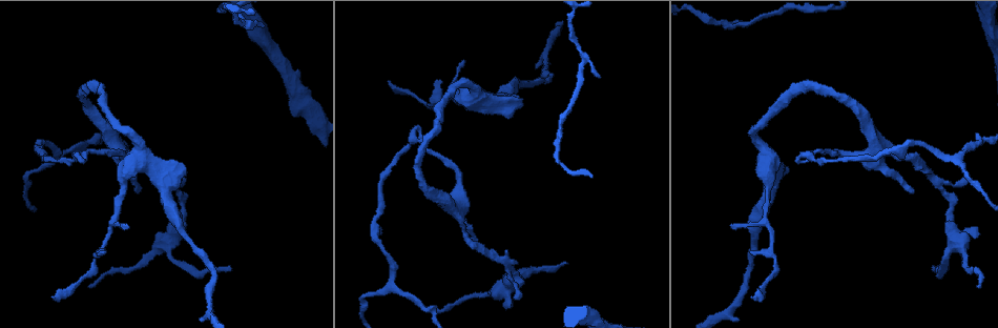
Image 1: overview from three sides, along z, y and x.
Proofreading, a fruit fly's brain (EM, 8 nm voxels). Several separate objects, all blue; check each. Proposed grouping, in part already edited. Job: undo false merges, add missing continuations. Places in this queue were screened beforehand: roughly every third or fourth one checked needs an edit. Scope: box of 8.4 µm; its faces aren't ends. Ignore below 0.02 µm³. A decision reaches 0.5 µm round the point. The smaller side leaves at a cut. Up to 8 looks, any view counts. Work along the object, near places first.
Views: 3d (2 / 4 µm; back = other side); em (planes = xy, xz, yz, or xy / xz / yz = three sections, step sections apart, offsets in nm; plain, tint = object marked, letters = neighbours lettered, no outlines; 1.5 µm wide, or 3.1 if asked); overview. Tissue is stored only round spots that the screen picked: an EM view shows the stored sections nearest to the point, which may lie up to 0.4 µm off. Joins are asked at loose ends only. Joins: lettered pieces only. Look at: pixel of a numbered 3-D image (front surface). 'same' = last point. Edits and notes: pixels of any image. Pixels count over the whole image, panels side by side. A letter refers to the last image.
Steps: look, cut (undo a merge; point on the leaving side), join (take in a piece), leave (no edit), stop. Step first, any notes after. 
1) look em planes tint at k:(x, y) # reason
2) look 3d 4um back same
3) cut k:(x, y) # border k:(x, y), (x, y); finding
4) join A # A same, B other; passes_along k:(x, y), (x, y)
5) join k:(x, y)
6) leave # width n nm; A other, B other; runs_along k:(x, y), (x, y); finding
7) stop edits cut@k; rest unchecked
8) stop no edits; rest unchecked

look 3d 4um at 1:(752, 298) # branch stops here

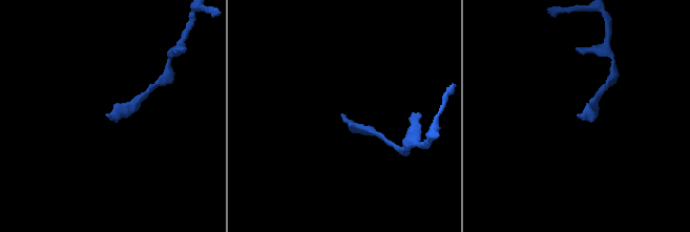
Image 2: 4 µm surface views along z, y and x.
look em xy step 8 tint at 2:(341, 115) # need the tissue

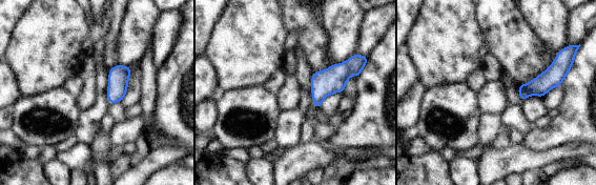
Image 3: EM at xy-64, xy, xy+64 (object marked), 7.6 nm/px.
look em planes letters same # another direction

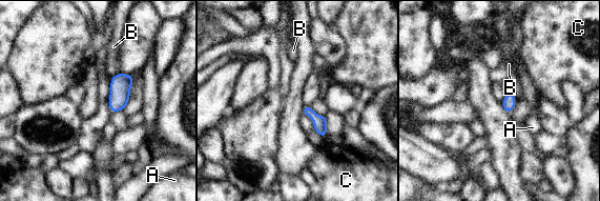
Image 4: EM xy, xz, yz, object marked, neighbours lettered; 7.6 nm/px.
leave # A other, B other, C other; border 4:(120, 72), (112, 77); no lettered piece goes on from it

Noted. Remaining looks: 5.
look em yz step 4 letters at 1:(578, 51) # a narrow waist

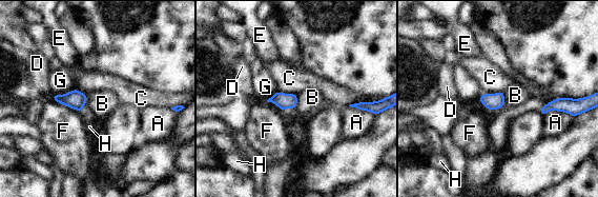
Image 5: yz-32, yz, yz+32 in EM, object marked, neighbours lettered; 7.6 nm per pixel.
leave # A other, B other, C other, D other, E other, F other, G other, H other; border 5:(504, 92), (504, 104), (501, 109); continuous, no second cell

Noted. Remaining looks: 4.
look em planes letters at 1:(515, 297)

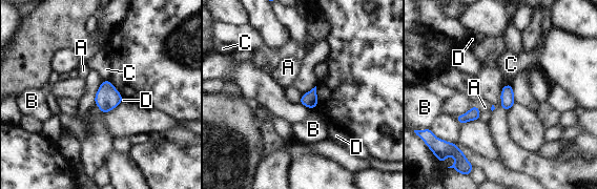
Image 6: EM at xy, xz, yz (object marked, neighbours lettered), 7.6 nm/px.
leave # width 110 nm; A other, B other, C other, D other; border 6:(476, 105), (479, 111), (479, 119); none of them fits

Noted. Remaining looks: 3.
stop no edits; rest unchecked

